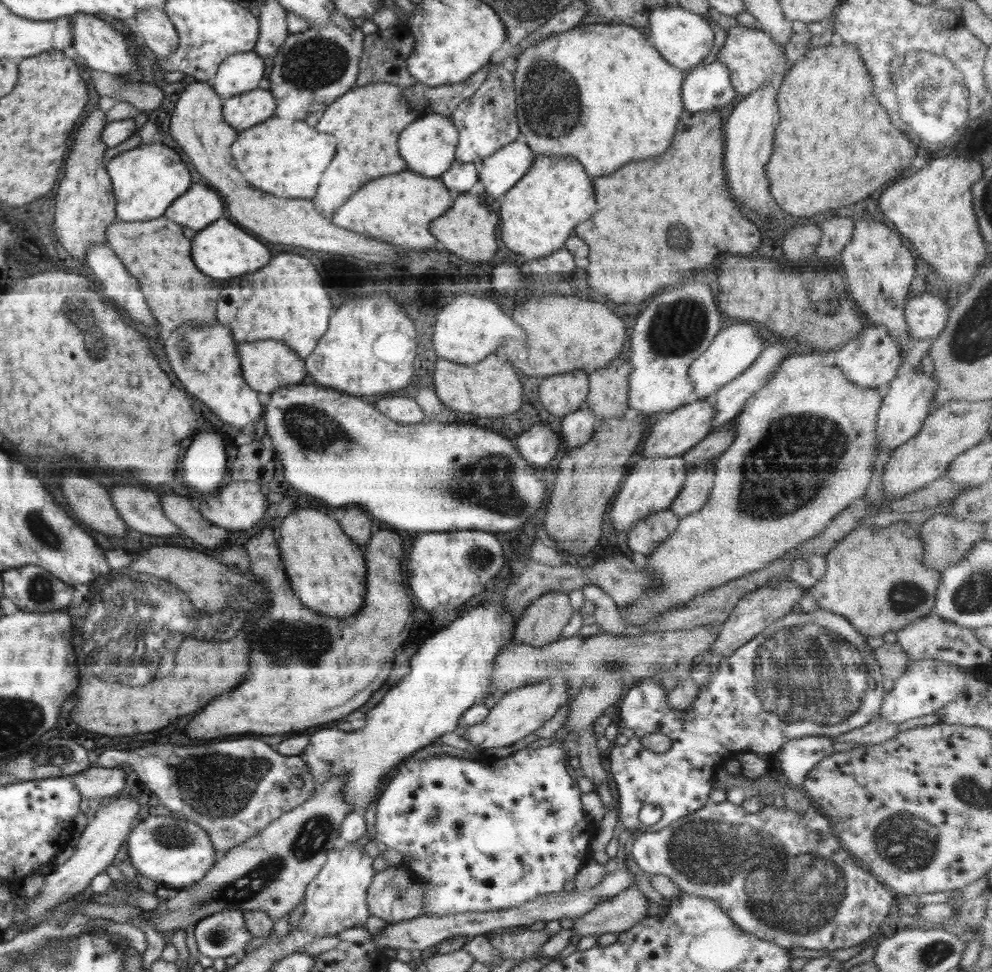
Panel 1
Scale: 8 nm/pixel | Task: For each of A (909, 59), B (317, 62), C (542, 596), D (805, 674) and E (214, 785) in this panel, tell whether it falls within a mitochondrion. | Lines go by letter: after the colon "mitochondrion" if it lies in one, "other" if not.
A: mitochondrion
B: mitochondrion
C: other
D: mitochondrion
E: mitochondrion

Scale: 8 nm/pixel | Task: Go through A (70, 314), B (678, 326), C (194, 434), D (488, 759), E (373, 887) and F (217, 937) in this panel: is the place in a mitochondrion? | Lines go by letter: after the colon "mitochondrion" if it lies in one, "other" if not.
A: mitochondrion
B: mitochondrion
C: other
D: other
E: other
F: mitochondrion

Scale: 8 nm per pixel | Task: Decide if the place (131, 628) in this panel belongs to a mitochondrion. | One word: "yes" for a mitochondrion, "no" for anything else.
yes

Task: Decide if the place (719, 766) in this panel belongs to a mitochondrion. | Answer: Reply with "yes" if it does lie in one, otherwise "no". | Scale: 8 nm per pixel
no

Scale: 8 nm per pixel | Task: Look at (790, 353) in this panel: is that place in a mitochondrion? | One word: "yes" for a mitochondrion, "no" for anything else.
no

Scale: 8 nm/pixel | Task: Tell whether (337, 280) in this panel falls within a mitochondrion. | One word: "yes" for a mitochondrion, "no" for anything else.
no

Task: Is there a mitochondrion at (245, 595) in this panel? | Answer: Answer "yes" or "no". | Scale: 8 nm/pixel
yes

